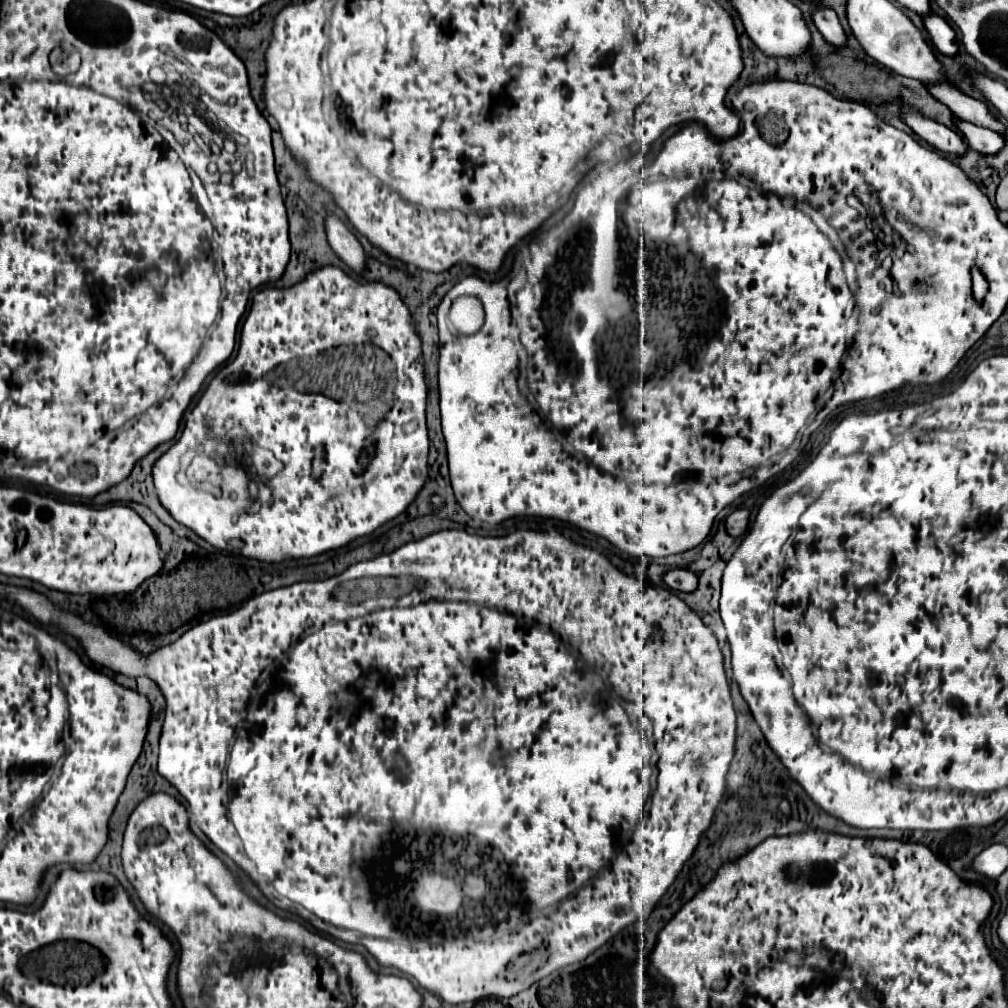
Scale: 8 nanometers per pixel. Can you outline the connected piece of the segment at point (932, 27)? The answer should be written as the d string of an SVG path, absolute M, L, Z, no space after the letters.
M930 14L924 18L924 26L932 38L932 44L938 48L938 52L946 54L946 56L956 56L958 52L958 44L956 44L956 34L954 30L946 24L944 18Z

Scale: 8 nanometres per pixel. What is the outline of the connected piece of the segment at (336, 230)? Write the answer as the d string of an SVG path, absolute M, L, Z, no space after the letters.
M328 214L326 232L328 232L328 242L330 242L332 250L336 252L336 256L348 268L352 268L356 274L362 274L366 268L366 254L364 254L360 242L356 240L356 236L344 226L344 222L338 220L336 216Z

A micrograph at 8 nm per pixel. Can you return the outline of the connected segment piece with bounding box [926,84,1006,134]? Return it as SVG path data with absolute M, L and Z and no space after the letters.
M926 84L926 86L930 90L930 94L934 94L934 98L942 100L952 110L952 114L958 116L960 120L972 122L982 128L990 128L998 134L1006 134L1006 126L992 114L992 110L986 106L986 102L970 98L954 86L946 86L946 84Z

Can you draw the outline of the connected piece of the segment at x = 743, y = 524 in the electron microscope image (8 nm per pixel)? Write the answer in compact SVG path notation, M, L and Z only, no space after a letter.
M740 508L740 510L734 510L728 518L726 518L726 530L730 536L738 538L746 532L748 528L748 510Z

